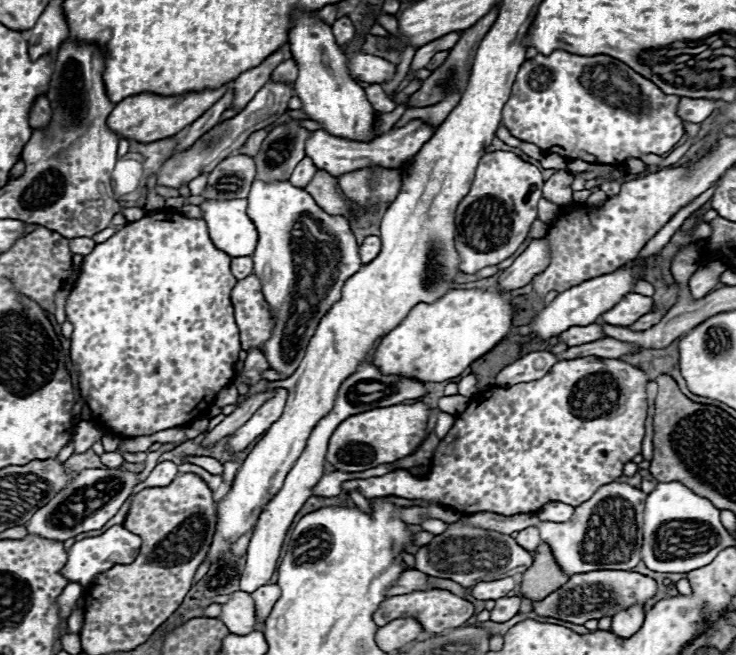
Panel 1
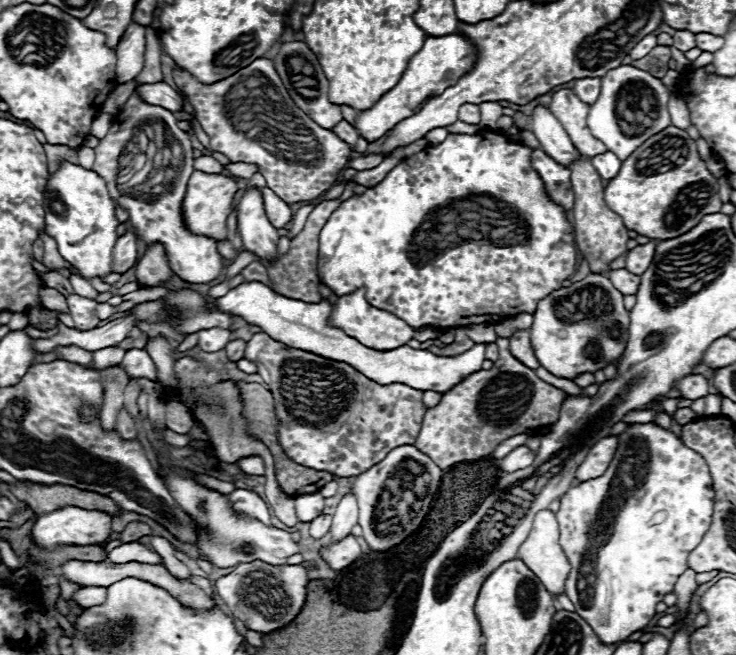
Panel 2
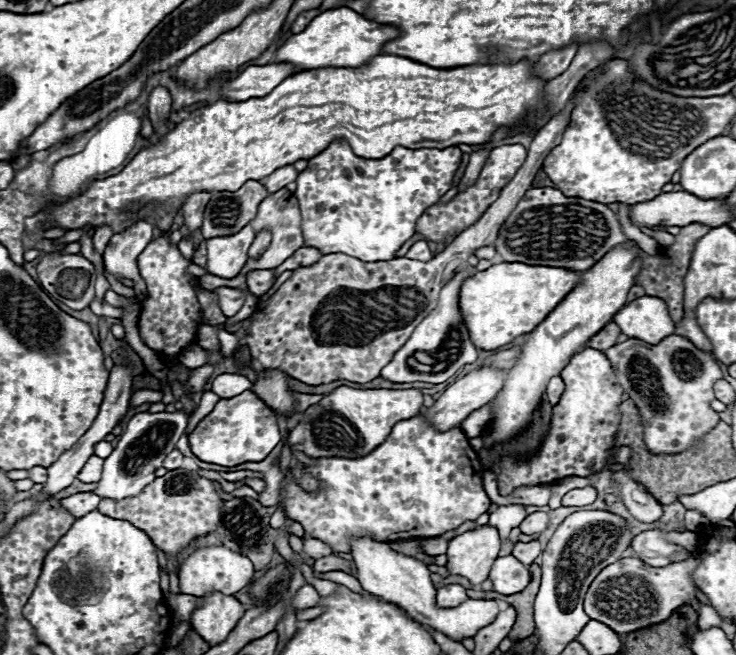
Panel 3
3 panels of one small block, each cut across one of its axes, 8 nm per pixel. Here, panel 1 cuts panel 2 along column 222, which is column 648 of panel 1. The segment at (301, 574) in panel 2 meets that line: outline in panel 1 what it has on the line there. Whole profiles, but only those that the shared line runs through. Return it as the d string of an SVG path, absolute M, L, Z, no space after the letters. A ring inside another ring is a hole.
M594 570L594 572L570 576L570 580L562 588L546 596L542 602L534 602L534 610L540 616L558 618L572 624L584 624L588 620L614 616L620 610L626 610L630 606L644 606L650 598L658 594L660 586L668 586L668 582L658 584L654 578L648 578L632 570Z

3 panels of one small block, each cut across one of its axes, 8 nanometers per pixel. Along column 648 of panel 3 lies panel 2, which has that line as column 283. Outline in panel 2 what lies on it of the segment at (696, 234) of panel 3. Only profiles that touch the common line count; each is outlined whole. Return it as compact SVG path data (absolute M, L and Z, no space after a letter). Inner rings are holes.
M326 200L322 204L318 204L312 214L308 216L306 220L306 226L302 228L302 232L292 238L290 242L290 250L280 256L274 264L268 266L268 276L270 276L270 282L272 282L272 290L276 294L282 294L282 296L288 296L288 298L294 298L294 300L302 300L302 302L310 302L310 304L316 304L322 300L320 292L318 292L318 286L320 286L320 276L318 276L318 248L320 248L320 230L324 228L324 224L328 222L330 214L338 208L338 200Z

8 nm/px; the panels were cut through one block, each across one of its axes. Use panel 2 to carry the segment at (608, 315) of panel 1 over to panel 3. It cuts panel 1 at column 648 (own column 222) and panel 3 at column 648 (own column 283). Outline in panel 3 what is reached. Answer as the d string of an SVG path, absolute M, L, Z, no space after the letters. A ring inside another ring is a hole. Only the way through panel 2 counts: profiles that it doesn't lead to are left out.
M656 296L632 300L614 314L614 322L628 338L638 338L650 344L674 334L674 322L670 320L668 306Z

